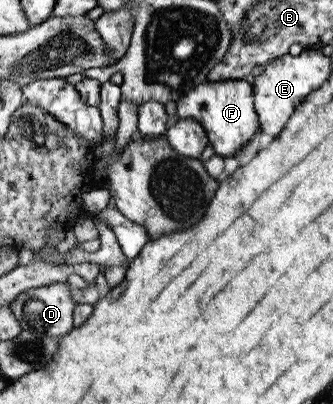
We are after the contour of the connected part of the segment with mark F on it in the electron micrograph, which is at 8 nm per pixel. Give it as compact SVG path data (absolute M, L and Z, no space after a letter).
M245 79L205 80L176 102L176 120L198 120L206 129L208 143L212 143L215 154L223 158L234 157L235 152L243 147L259 128L253 85Z

